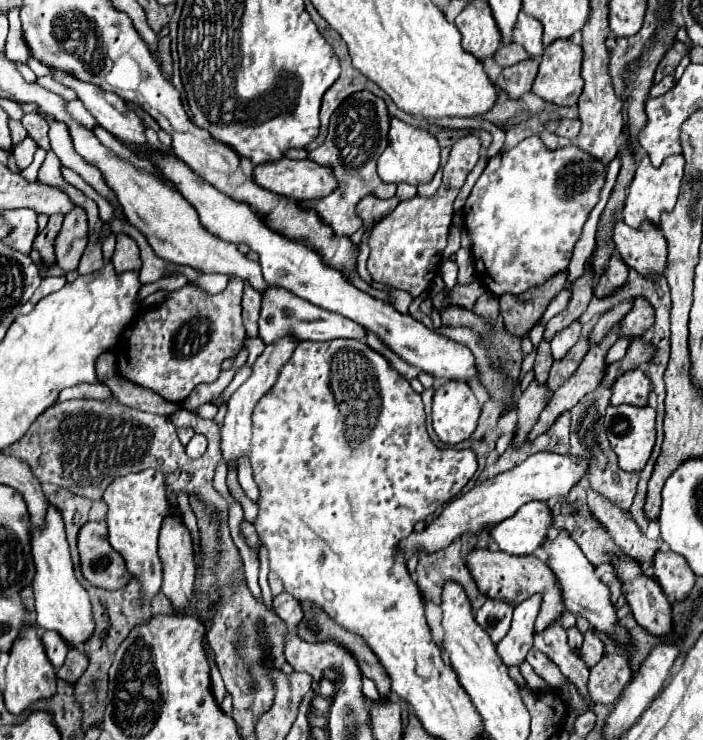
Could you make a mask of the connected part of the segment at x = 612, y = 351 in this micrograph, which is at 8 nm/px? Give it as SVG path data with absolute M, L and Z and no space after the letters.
M620 338L608 351L606 356L606 364L609 366L612 363L620 361L626 354L630 344L630 339Z

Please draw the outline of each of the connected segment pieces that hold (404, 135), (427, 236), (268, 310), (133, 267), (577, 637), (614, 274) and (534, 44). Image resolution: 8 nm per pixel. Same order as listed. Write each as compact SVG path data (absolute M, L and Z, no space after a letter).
M393 117L391 119L391 129L389 129L389 145L379 157L379 177L387 183L429 183L439 169L439 143L437 139L427 133L425 129L413 127L403 123L401 119Z
M469 133L461 139L457 139L451 147L449 159L443 167L443 183L437 189L433 197L421 197L415 195L407 201L401 201L395 211L385 215L371 231L369 247L371 255L367 261L367 269L373 277L373 281L403 289L415 297L419 297L427 287L431 285L431 279L437 275L441 265L441 253L447 245L447 235L453 219L453 201L463 187L467 175L475 167L479 159L481 141L477 135Z
M269 287L269 291L263 293L263 307L259 315L259 337L263 339L265 345L275 343L277 339L283 339L287 335L295 335L295 339L301 341L329 341L329 339L357 339L365 341L367 331L365 327L359 327L351 319L343 319L343 315L325 311L321 307L315 307L307 303L305 299L299 299L287 289L279 287Z
M117 233L117 249L111 259L115 273L121 275L125 271L139 271L141 259L139 259L139 247L127 233Z
M571 627L567 633L569 633L569 647L571 647L571 651L573 651L575 655L579 655L581 643L583 643L583 635L579 633L577 627Z
M611 257L607 271L599 277L599 283L595 285L595 295L601 299L613 295L619 287L623 287L627 283L627 271L629 269L621 257Z
M519 11L519 23L515 25L515 43L523 45L531 57L539 59L543 55L541 35L543 35L541 23L537 19L525 15L523 11Z

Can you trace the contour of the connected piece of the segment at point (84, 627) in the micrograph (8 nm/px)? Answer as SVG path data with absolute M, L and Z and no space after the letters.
M49 507L47 523L43 531L31 533L31 547L33 547L33 559L37 575L33 579L33 591L35 591L35 613L37 613L37 627L39 629L51 629L57 631L69 647L83 645L95 631L95 621L91 615L91 601L85 591L85 587L77 581L73 571L73 561L69 553L69 545L65 539L65 527L59 511L55 507Z

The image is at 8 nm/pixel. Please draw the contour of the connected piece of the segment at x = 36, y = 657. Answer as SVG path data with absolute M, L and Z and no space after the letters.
M29 627L23 631L23 637L19 641L15 641L11 653L9 653L9 663L5 669L5 707L9 713L19 715L23 711L27 711L35 701L41 699L51 699L57 691L57 677L55 677L55 669L51 667L41 639L37 635L37 627Z

